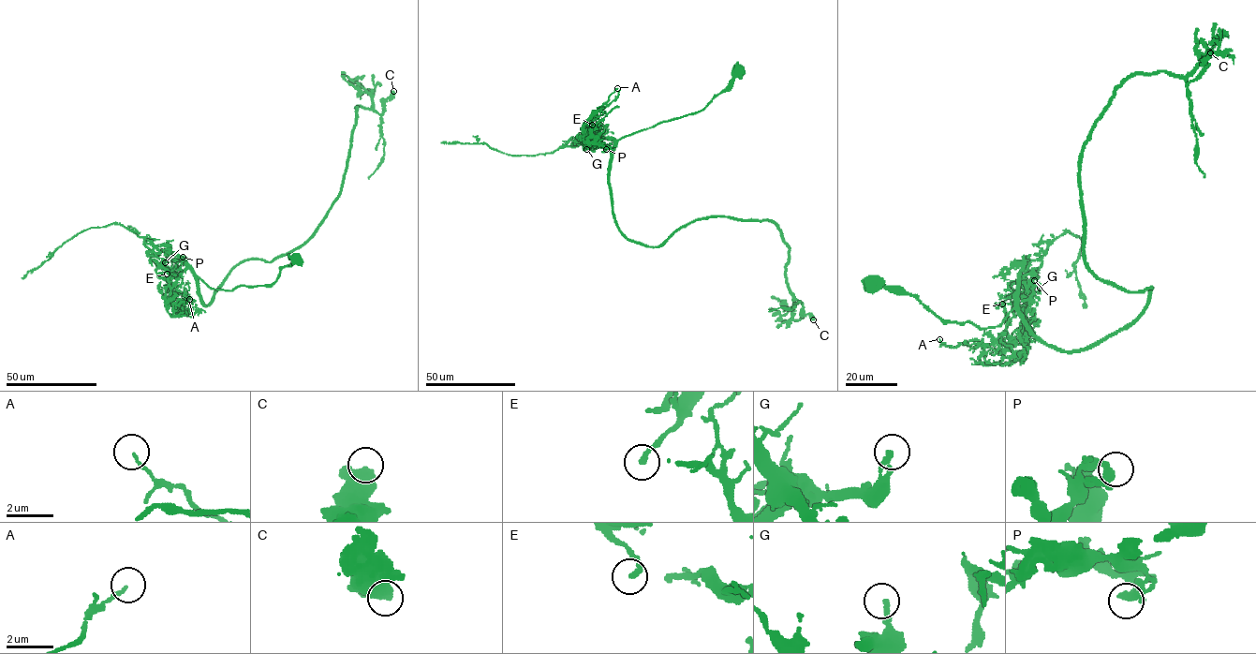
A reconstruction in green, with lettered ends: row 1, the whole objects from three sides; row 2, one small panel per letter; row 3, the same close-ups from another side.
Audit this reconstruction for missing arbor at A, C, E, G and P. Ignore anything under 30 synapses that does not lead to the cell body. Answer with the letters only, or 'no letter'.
no letter

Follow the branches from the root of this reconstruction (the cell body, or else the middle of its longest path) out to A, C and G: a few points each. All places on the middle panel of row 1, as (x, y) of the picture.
A: (739, 71), (729, 85), (699, 111), (659, 122), (618, 140), (594, 138), (588, 141), (583, 128), (617, 88)
C: (739, 71), (701, 111), (617, 141), (615, 223), (659, 246), (704, 218), (774, 222), (789, 290), (813, 319)
G: (739, 71), (729, 85), (699, 111), (659, 122), (618, 140), (591, 138), (585, 142), (586, 149)

